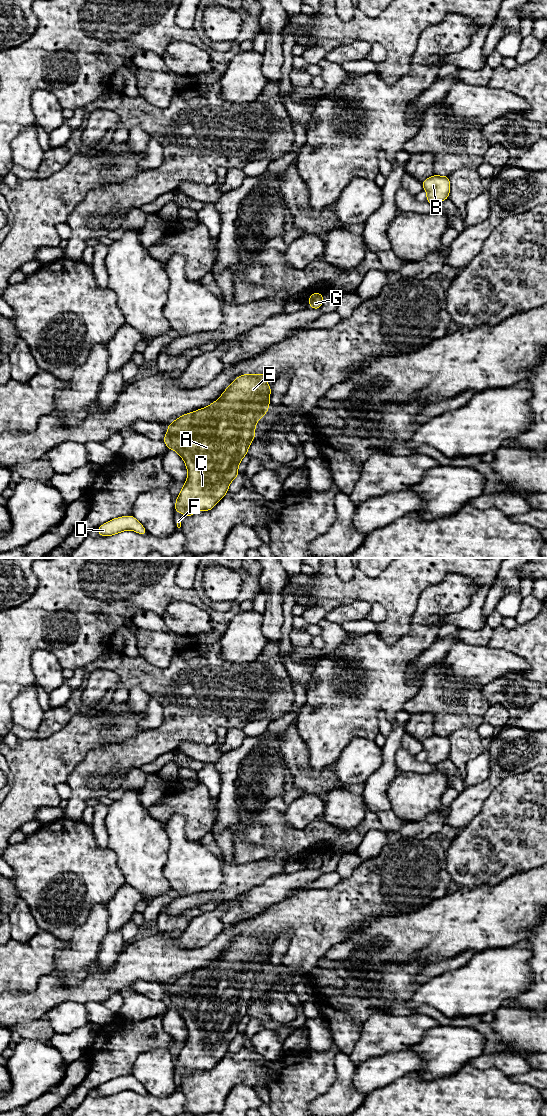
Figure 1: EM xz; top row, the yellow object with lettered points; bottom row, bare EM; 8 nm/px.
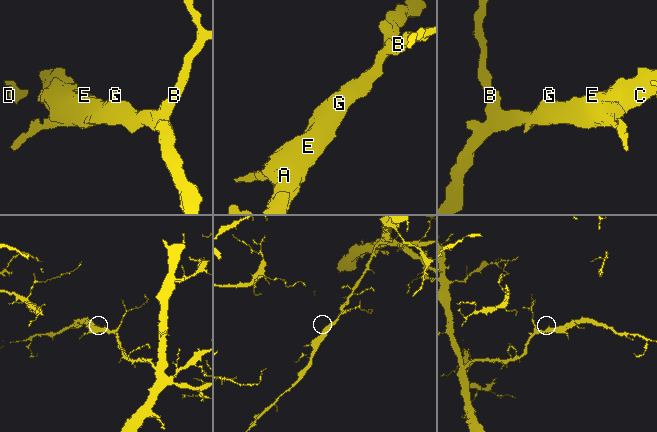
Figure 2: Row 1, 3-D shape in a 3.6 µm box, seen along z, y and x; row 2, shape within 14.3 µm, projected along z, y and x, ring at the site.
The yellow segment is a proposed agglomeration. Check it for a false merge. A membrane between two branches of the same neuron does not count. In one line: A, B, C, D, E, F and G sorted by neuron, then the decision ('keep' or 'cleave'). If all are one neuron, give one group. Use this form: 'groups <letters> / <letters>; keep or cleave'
groups A B C D E F G; keep

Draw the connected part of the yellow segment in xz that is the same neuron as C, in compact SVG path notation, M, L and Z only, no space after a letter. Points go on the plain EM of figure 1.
M243 934L237 937L220 958L208 967L184 974L167 985L168 992L163 1001L168 1009L175 1010L182 1017L188 1031L188 1038L175 1059L175 1073L181 1072L189 1078L196 1071L210 1071L227 1054L230 1043L239 1034L238 1025L255 998L255 985L269 969L269 954L272 949L268 946L267 939L267 934Z

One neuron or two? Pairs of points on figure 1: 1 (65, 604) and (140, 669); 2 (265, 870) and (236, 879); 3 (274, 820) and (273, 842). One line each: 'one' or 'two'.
1: two
2: one
3: one

